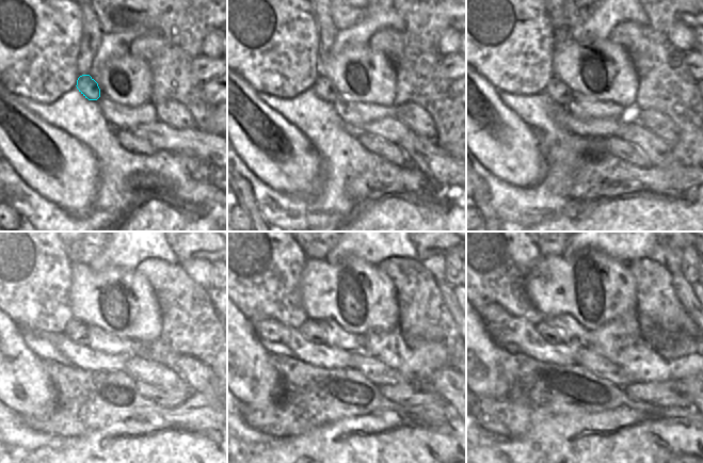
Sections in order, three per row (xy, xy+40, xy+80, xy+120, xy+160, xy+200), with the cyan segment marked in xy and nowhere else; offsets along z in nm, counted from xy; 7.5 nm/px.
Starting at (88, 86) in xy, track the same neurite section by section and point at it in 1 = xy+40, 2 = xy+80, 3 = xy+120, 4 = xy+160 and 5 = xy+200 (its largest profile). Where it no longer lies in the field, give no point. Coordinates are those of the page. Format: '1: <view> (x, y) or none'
1: xy+40 (324, 89)
2: xy+80 (560, 93)
3: xy+120 (77, 331)
4: xy+160 (310, 330)
5: xy+200 (553, 335)

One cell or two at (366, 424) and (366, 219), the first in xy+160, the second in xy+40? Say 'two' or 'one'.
one

